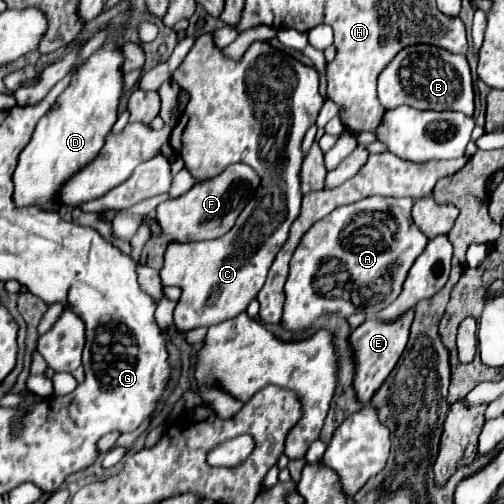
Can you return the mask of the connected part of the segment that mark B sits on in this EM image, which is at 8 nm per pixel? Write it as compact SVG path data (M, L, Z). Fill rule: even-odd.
M408 45L402 49L378 77L378 99L384 109L410 105L416 109L434 111L460 111L468 117L474 115L474 85L468 59L452 55L434 45Z

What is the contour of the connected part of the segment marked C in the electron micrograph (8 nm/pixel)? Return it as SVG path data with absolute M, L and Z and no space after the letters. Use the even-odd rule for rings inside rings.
M202 33L196 37L190 53L174 71L172 79L190 93L190 101L184 109L184 127L176 125L170 135L170 145L182 155L186 169L196 180L206 180L219 174L232 163L246 163L256 169L262 177L258 195L244 207L234 227L212 241L196 241L196 243L176 243L172 241L164 253L164 265L160 269L162 285L174 283L182 289L182 297L174 311L174 323L180 331L190 331L196 327L210 327L218 321L234 319L250 301L256 299L262 289L268 269L288 239L290 223L300 213L300 165L302 151L300 143L308 127L314 125L318 111L322 109L324 99L318 93L318 73L314 67L308 67L294 59L292 55L274 49L268 41L254 41L242 59L230 59L224 55L220 47L214 45L212 33Z

